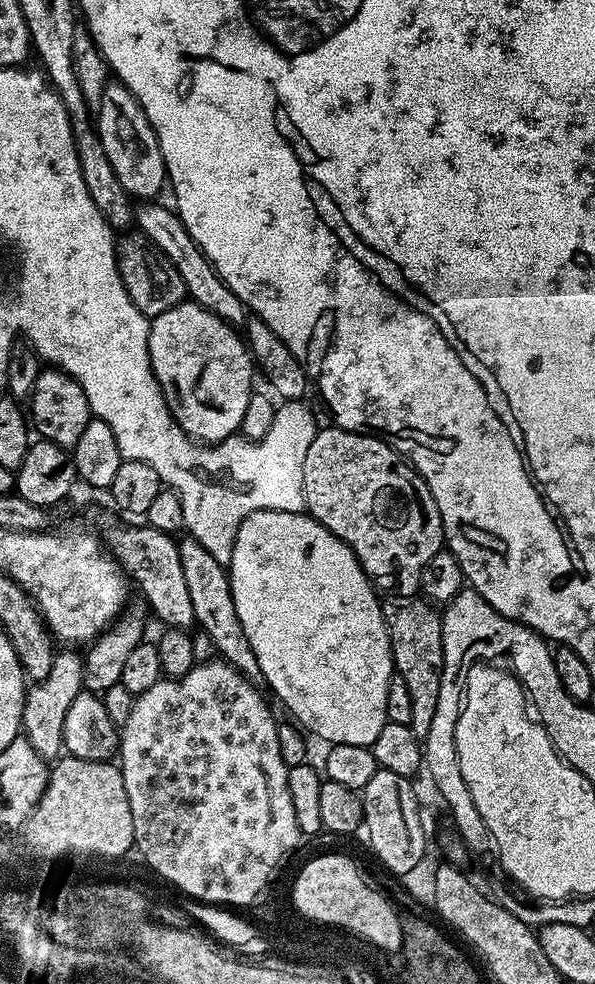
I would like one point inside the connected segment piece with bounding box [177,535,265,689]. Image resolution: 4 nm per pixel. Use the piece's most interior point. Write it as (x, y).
(207, 582)

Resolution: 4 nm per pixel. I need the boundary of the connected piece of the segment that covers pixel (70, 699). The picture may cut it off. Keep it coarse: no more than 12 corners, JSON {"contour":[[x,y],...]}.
{"contour":[[57,651],[24,693],[22,735],[46,761],[64,752],[84,656]]}

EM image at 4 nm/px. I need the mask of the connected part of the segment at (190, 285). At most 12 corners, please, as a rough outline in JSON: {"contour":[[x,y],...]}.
{"contour":[[160,202],[135,205],[135,227],[162,250],[191,303],[227,324],[246,309]]}

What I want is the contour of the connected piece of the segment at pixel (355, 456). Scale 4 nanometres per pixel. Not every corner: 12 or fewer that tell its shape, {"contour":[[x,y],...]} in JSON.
{"contour":[[317,431],[307,515],[381,593],[445,547],[434,494],[383,438]]}

